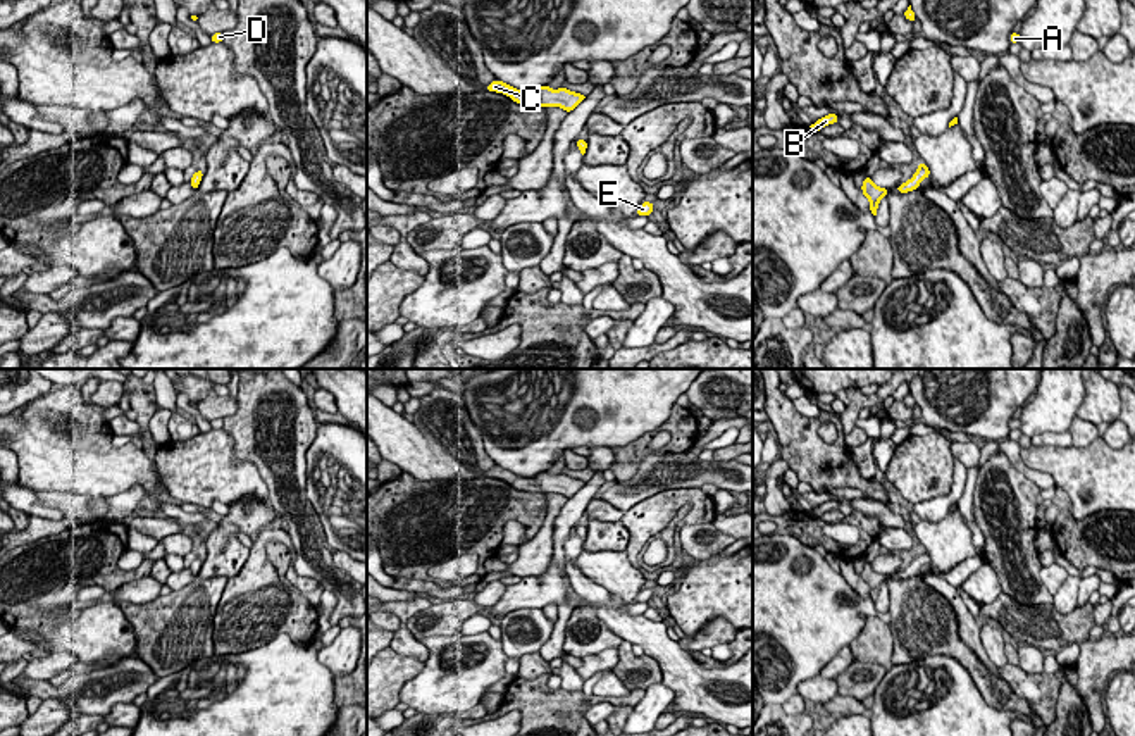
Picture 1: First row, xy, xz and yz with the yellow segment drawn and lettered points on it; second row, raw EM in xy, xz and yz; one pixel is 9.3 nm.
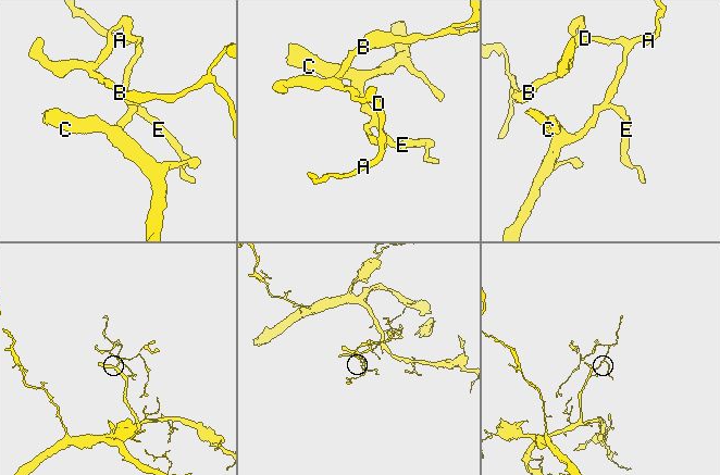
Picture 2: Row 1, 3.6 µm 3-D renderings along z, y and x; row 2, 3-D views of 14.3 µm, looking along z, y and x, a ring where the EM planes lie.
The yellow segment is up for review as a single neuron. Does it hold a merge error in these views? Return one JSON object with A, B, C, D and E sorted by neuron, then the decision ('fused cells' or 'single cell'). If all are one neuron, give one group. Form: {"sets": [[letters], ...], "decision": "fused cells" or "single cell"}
{"sets": [["A", "B", "C", "D", "E"]], "decision": "single cell"}

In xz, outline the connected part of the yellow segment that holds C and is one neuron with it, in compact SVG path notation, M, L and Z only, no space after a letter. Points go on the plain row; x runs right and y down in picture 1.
M499 465L486 471L486 476L503 479L520 491L560 493L567 500L572 498L586 484L584 481L570 477L567 474L551 476L548 471L539 472L532 477L522 477Z

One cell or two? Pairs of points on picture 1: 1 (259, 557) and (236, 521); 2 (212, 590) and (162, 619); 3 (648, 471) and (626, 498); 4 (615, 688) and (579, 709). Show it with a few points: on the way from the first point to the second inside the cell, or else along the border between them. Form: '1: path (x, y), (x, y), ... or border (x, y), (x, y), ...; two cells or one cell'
1: border (250, 548), (245, 564), (228, 580); two cells
2: path (200, 598), (179, 619), (174, 619); one cell
3: path (646, 478), (632, 492); one cell
4: border (631, 692), (626, 695), (593, 695); two cells

